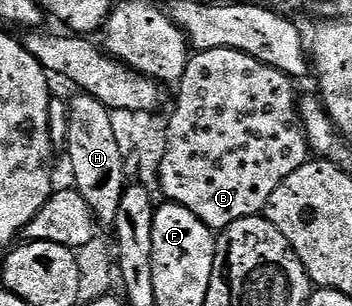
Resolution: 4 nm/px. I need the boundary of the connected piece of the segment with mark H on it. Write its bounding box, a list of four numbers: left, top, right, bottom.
[66,93,128,228]

